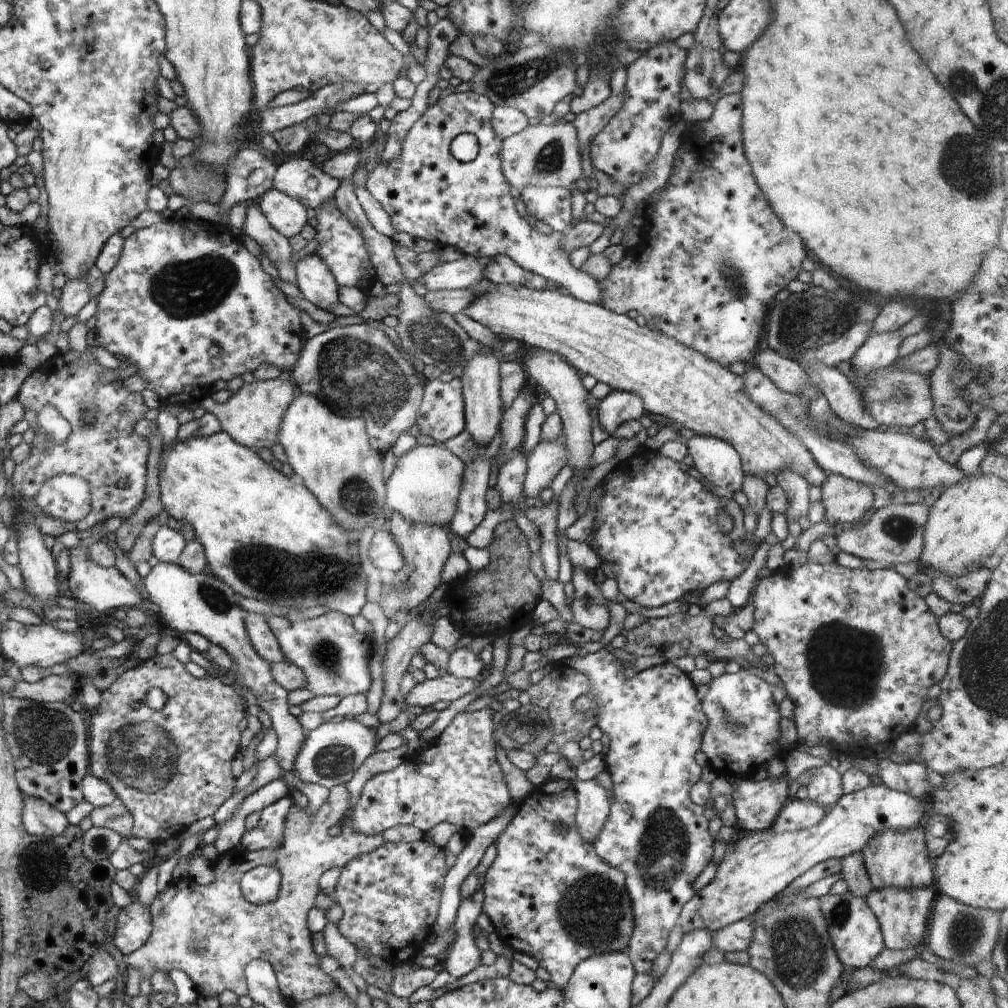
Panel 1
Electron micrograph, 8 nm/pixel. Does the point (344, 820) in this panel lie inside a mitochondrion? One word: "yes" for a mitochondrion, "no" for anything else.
no

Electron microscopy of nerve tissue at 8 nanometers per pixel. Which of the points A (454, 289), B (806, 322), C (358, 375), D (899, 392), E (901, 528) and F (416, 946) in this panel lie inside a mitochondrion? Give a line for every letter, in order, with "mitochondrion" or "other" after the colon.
A: other
B: mitochondrion
C: mitochondrion
D: mitochondrion
E: mitochondrion
F: other

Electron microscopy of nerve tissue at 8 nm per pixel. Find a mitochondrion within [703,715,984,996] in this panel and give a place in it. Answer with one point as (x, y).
(798, 948)

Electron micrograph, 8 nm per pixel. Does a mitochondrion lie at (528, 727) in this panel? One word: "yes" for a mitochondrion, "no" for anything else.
yes

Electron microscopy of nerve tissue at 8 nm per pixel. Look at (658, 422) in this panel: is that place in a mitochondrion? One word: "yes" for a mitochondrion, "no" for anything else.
no

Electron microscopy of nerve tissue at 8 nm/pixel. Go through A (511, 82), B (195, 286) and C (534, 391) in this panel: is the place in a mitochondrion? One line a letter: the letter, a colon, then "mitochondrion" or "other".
A: mitochondrion
B: mitochondrion
C: other

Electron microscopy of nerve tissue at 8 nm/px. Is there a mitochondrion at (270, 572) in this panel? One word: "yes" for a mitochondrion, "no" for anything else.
yes

